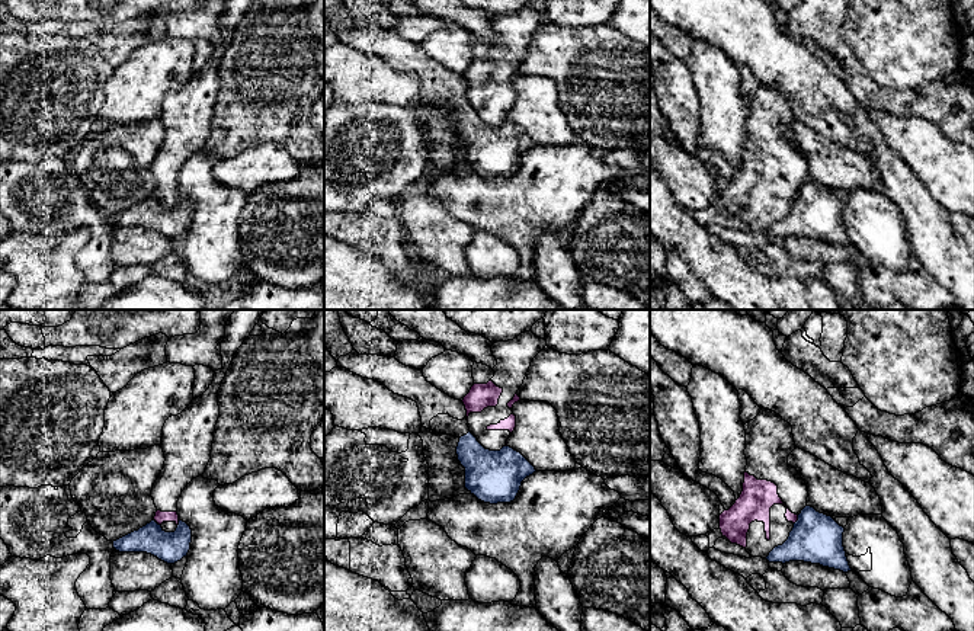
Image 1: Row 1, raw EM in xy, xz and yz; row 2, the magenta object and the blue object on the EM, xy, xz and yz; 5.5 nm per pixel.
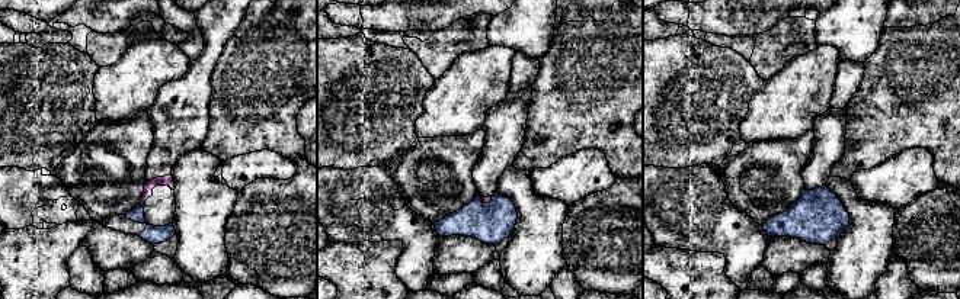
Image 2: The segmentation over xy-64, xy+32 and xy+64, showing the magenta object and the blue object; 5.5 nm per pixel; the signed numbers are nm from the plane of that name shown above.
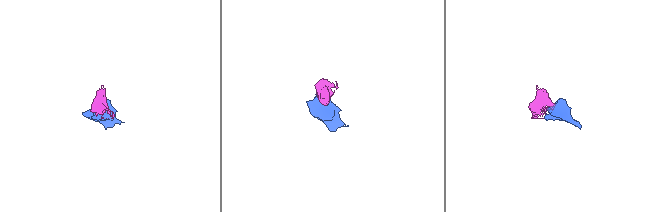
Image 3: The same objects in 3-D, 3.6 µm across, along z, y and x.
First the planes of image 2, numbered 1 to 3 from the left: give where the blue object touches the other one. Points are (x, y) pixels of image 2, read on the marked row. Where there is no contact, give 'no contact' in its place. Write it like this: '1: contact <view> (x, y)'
1: no contact
2: contact xy+32 (485, 202)
3: no contact

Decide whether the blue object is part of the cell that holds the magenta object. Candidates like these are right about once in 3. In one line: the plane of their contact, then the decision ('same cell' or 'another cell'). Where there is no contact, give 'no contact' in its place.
yz | another cell

